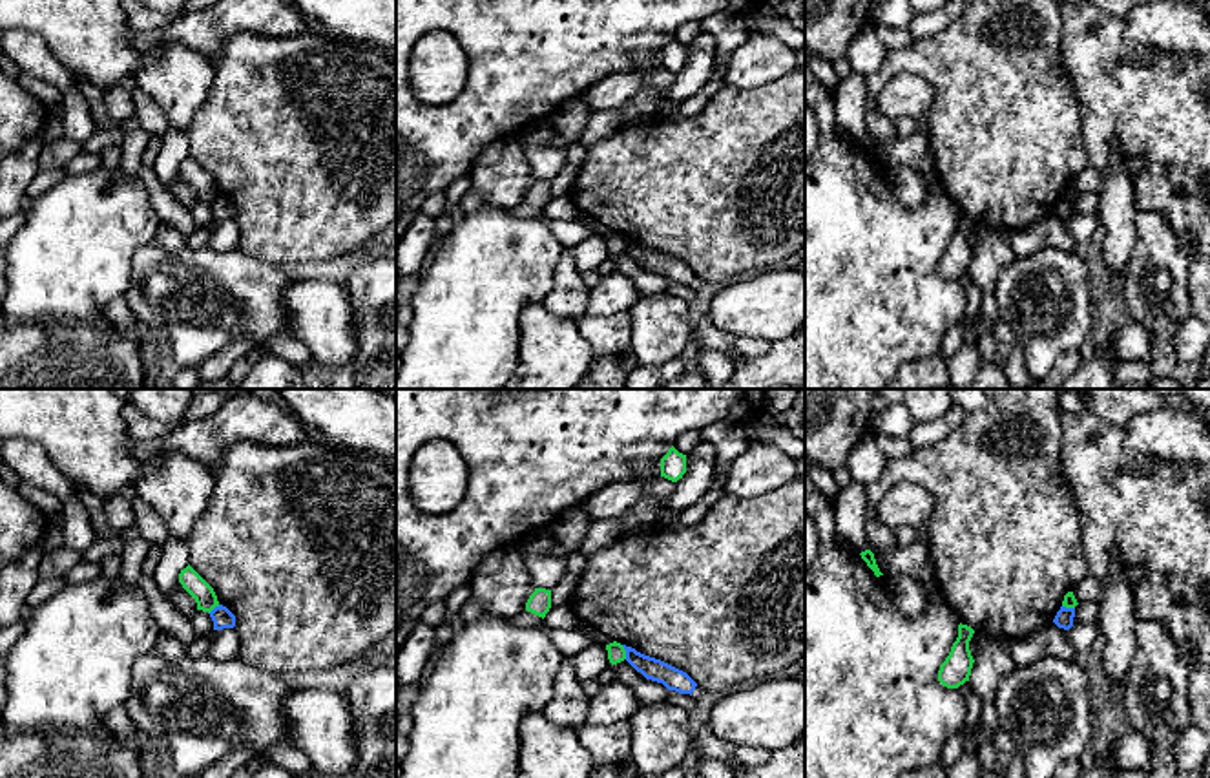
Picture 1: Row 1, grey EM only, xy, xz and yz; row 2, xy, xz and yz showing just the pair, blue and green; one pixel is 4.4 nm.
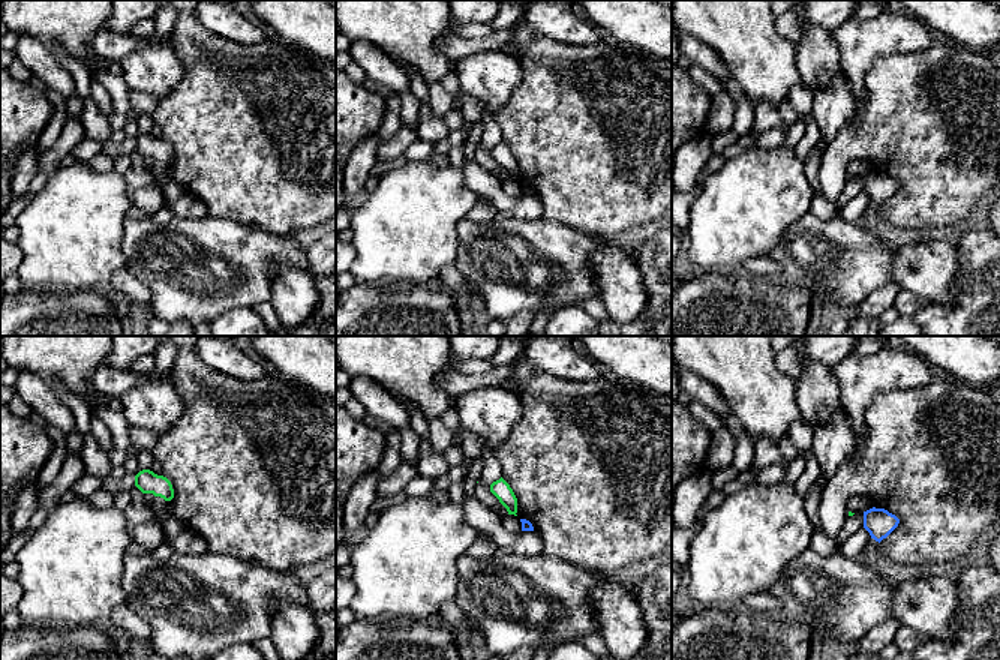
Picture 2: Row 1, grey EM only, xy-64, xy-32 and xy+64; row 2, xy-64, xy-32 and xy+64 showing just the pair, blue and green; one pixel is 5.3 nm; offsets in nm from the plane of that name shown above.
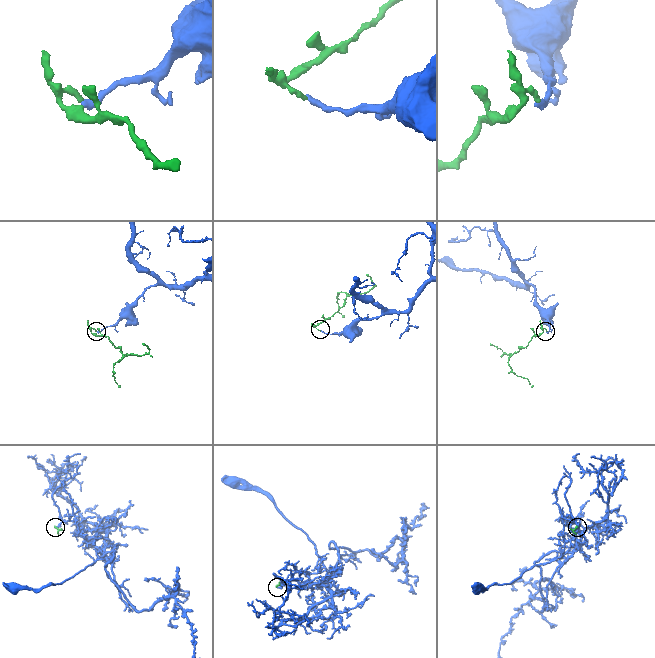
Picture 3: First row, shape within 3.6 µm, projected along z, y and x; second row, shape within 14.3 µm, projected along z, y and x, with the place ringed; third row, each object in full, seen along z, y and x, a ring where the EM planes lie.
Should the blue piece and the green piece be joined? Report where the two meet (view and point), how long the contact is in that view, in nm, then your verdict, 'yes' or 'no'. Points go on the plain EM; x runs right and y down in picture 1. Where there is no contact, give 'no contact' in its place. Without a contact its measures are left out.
meets blue in xz at (626, 243); contact 70 nm long; no

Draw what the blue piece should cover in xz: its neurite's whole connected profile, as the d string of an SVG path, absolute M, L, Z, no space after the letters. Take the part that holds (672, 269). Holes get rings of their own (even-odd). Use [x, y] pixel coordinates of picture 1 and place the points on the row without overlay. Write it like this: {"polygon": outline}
{"polygon": "M622 236L626 241L626 252L641 263L646 270L662 274L668 281L675 281L679 285L690 285L695 281L697 274L683 261L644 247L631 237Z"}

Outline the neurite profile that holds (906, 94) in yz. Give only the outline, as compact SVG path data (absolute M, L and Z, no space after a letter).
M898 73L876 95L878 110L889 119L927 117L934 102L934 88L922 77L913 73Z

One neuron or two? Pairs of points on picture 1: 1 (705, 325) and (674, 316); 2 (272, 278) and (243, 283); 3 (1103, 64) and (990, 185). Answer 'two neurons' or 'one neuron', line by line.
1: two neurons
2: one neuron
3: two neurons

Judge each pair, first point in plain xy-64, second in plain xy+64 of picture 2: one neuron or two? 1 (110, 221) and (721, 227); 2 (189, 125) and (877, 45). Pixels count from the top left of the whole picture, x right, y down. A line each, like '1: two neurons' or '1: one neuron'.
1: one neuron
2: two neurons

